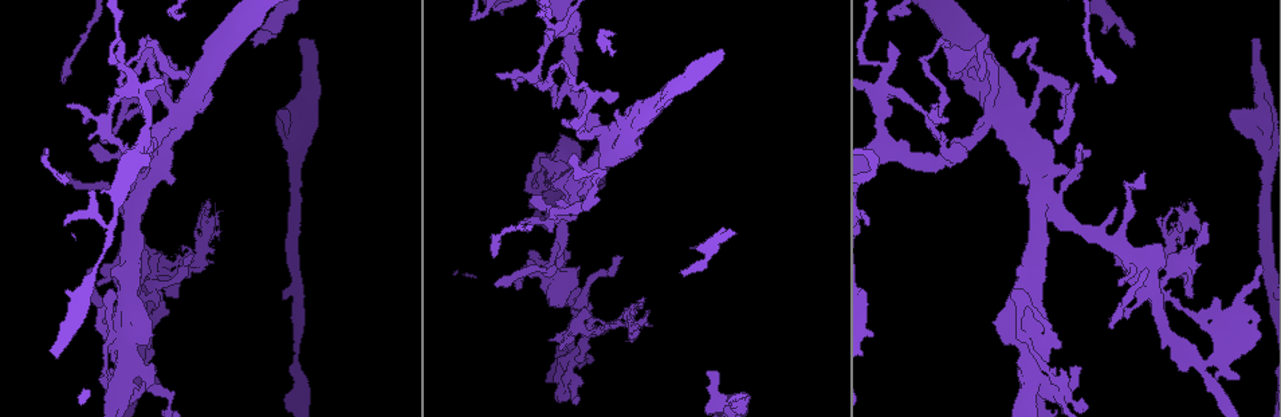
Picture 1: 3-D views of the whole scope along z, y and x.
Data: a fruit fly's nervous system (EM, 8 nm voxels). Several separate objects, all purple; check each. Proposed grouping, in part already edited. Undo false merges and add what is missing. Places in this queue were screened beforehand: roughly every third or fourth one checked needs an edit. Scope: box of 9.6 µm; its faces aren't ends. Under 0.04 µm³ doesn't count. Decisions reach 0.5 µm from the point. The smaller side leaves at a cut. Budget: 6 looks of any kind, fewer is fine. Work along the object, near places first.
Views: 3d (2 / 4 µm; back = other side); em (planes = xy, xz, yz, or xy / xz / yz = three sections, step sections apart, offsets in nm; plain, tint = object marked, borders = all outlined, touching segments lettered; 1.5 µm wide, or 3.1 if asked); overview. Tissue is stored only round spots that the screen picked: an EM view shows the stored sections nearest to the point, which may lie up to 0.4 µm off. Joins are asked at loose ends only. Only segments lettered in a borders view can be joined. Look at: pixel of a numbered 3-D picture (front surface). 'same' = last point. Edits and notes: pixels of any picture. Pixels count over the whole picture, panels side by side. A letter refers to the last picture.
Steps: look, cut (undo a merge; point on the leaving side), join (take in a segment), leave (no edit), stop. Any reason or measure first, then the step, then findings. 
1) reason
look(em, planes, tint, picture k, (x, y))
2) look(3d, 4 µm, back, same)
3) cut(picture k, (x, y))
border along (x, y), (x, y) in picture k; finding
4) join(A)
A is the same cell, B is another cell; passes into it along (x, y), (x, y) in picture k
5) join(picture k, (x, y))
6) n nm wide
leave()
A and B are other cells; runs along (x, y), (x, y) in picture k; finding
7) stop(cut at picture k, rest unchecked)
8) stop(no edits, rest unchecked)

tapers out
look(3d, 4 µm, back, picture 1, (589, 358))

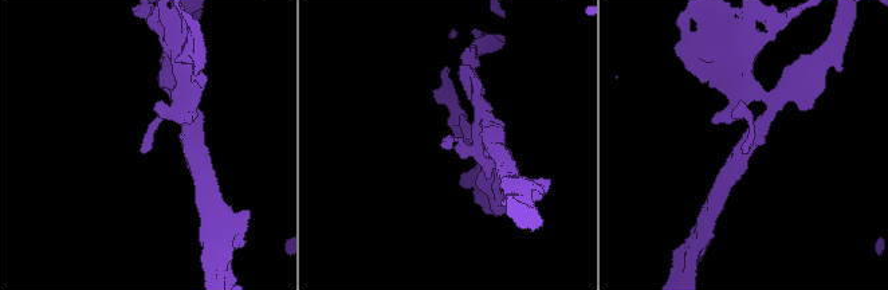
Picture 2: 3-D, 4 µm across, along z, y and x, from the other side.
need the tissue
look(em, planes, borders, picture 2, (444, 147))

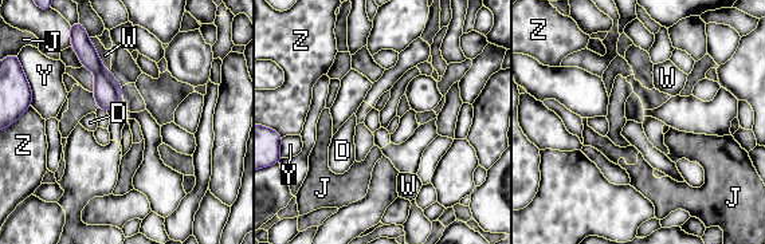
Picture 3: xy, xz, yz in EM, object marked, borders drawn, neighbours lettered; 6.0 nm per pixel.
170 nm wide
leave()
D, J, W, Y and Z are other cells; runs along (83, 36), (108, 106) in picture 3; none of them fits

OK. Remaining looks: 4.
abrupt turn
look(3d, 2 µm, picture 1, (158, 388))

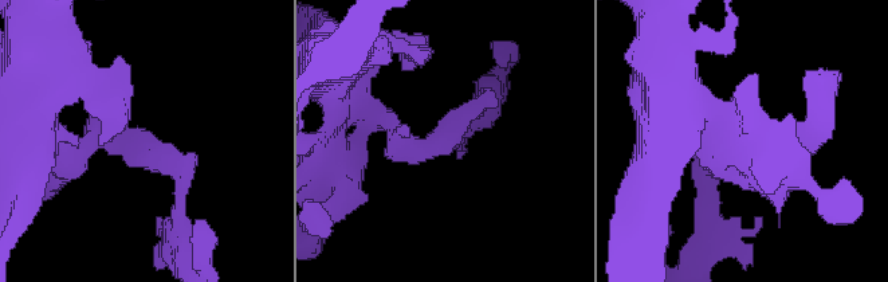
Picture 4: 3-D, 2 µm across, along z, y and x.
need the tissue
look(em, yz, step 4, tint, picture 4, (438, 141))

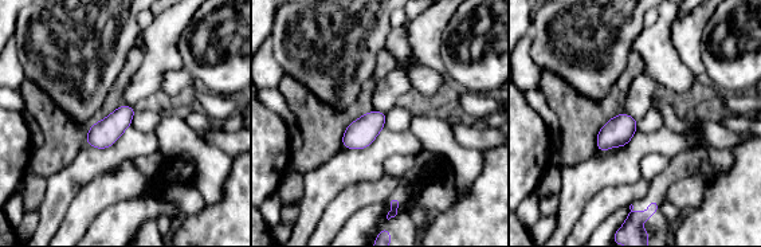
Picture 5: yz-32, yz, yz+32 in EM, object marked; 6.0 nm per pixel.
another direction
look(em, xz, step 8, borders, same)

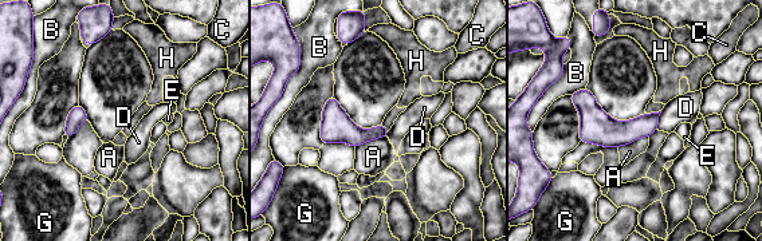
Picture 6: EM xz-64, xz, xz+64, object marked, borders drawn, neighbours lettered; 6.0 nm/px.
leave()
A, B, C, D, E, G and H are other cells; border along (387, 137), (369, 139), (356, 147) in picture 6; all the same cell

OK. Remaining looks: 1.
tapers out
look(em, planes, borders, picture 1, (550, 341))

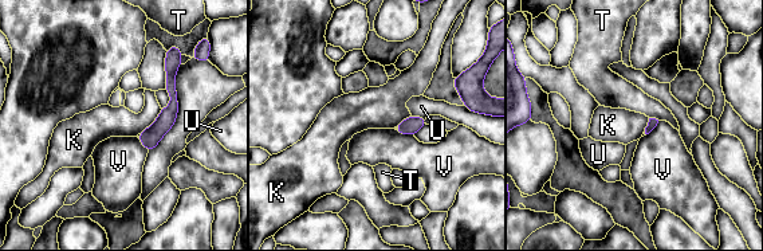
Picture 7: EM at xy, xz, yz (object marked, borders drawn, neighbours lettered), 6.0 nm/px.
leave()
K, T, U and V are other cells; runs along (168, 62), (173, 108), (149, 146) in picture 7; no lettered segment goes on from it

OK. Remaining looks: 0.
stop(no edits, rest unchecked)

